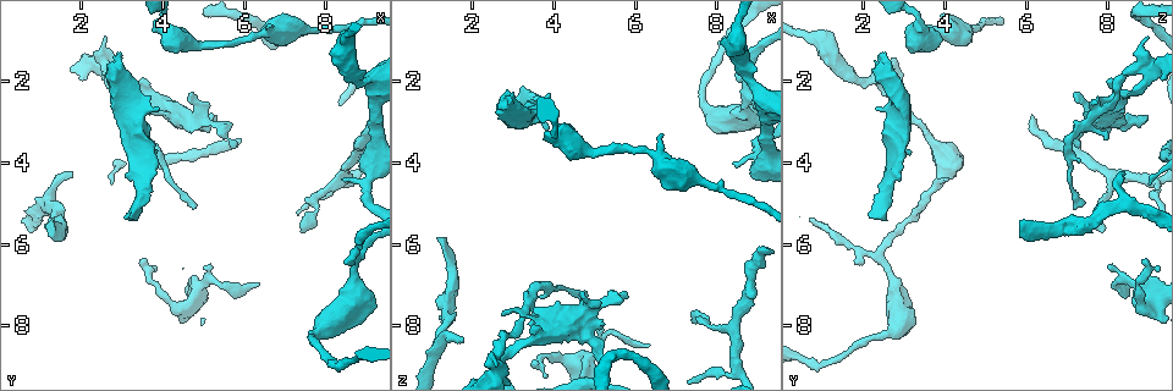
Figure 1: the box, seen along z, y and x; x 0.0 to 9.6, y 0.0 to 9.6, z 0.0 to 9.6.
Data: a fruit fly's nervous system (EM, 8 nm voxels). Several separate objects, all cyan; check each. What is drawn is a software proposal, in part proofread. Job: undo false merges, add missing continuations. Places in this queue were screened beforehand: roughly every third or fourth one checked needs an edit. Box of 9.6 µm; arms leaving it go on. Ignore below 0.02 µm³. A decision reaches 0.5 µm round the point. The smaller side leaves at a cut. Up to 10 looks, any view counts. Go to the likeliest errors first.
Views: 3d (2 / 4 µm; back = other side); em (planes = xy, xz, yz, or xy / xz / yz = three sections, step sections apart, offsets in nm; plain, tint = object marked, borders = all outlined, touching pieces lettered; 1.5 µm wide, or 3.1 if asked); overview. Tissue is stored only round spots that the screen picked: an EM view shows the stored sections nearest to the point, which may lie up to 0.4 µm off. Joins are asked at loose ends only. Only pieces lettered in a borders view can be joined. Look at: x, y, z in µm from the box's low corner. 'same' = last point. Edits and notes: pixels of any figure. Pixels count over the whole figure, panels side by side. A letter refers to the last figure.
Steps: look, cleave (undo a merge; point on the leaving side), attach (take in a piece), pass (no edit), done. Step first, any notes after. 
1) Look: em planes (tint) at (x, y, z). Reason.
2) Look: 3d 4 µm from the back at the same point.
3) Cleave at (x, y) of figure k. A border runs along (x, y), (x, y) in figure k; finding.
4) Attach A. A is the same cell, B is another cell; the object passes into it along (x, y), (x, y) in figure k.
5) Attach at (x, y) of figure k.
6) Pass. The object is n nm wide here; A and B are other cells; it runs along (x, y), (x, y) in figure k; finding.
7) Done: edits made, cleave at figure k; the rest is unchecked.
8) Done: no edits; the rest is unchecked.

Look: 3d 4 µm at (1.15, 5.50, 5.85). Branch stops here.

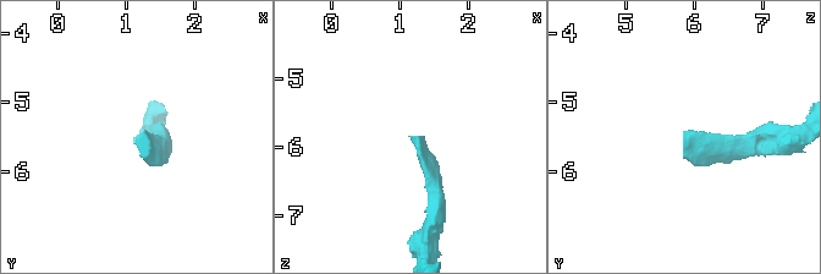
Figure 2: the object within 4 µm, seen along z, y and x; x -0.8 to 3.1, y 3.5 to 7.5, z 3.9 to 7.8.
Look: em planes (plain) at (1.25, 5.45, 5.80). Shape alone is not enough.

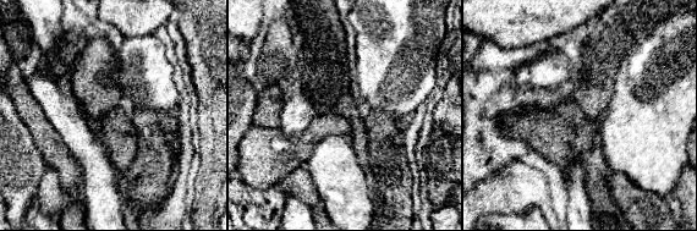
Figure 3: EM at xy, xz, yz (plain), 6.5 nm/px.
Look: em planes (borders) at the same point. See the neighbours.

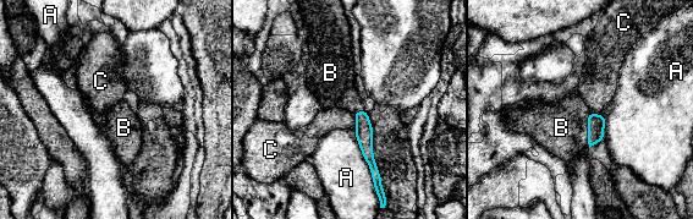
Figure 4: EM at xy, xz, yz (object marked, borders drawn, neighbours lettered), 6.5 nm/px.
Attach B. B is the same cell, A and C are other cells; it goes on there.

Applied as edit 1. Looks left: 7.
Look: 3d 2 µm at (3.35, 2.85, 7.65).

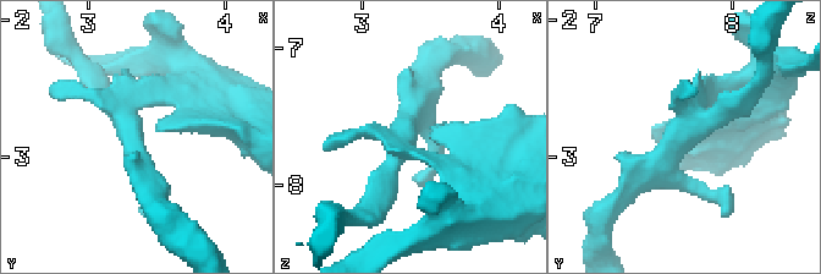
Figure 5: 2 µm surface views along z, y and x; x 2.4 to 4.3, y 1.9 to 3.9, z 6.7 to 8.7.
Look: em planes (borders) at (3.32, 2.80, 7.66). Now the EM.

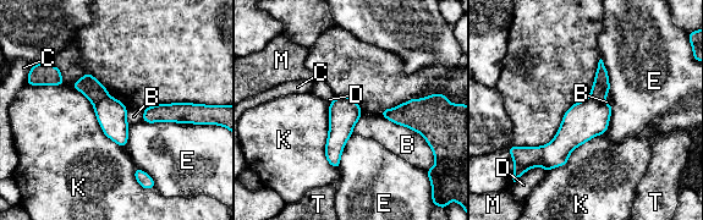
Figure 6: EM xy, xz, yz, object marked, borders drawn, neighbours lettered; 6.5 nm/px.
Cleave at (91, 87) of figure 6. B, C, D, E, K, M and T are other cells; a border runs along (108, 95), (103, 97), (94, 105) in figure 6; a second neuron is stuck on.

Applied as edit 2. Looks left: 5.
Look: overview.

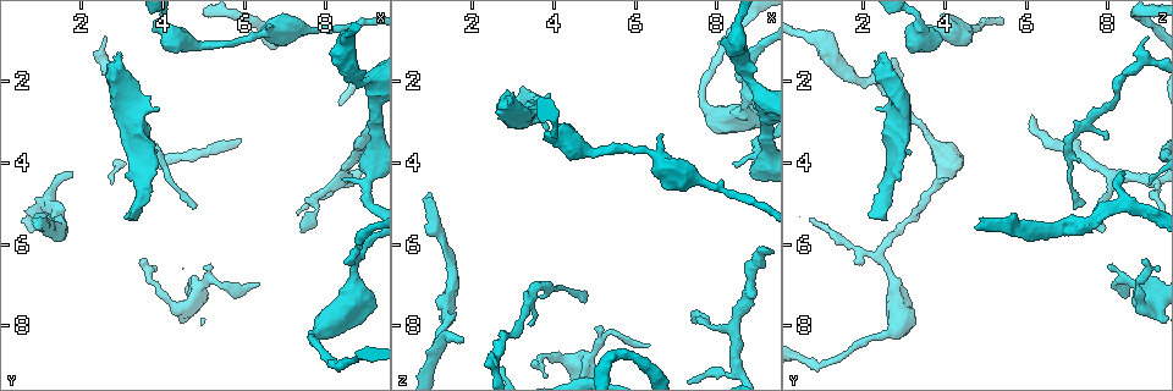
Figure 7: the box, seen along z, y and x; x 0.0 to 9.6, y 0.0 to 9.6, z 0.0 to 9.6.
Look: 3d 2 µm at (3.05, 5.40, 2.45). An open end.

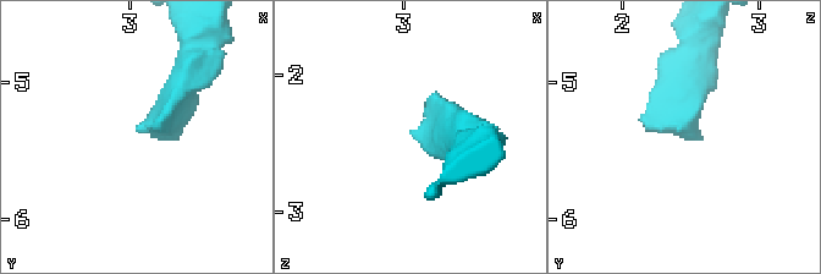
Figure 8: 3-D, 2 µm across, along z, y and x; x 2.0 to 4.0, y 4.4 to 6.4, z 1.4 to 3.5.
Look: em planes (tint) at (3.04, 5.36, 2.44).

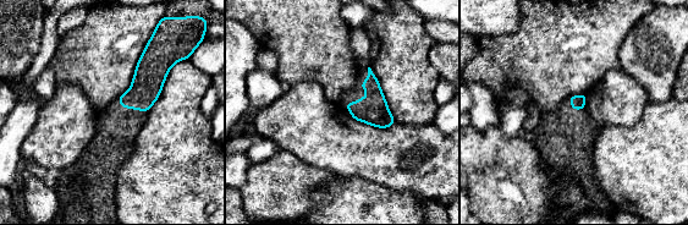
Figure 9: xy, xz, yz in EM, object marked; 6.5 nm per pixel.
Look: em planes (borders) at the same point.

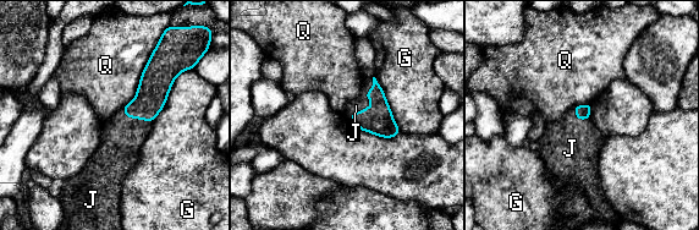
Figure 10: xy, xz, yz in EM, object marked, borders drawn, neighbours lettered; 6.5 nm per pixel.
Attach J. J is the same cell, G and Q are other cells; the object passes into it along (378, 120), (368, 108), (356, 105) in figure 10; it goes on there.

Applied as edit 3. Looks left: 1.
Done: edits made, attach at figure 4, cleave at figure 6, attach at figure 10; the rest is unchecked.

